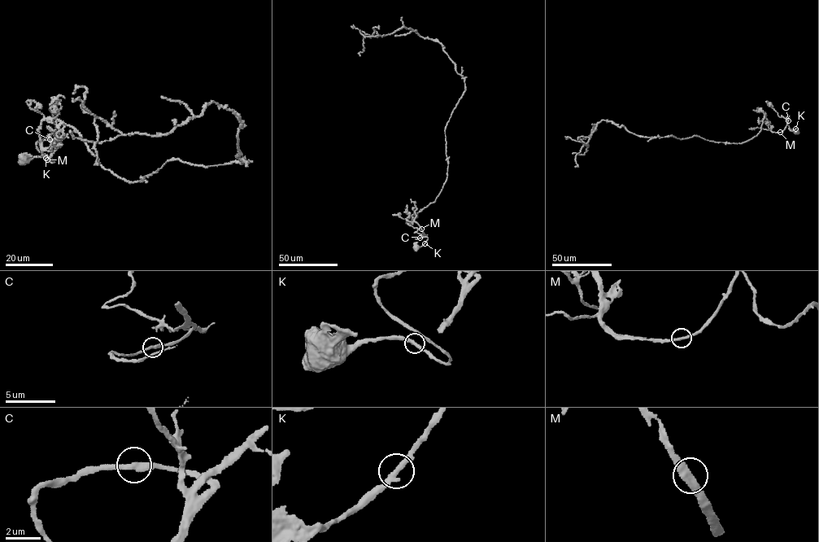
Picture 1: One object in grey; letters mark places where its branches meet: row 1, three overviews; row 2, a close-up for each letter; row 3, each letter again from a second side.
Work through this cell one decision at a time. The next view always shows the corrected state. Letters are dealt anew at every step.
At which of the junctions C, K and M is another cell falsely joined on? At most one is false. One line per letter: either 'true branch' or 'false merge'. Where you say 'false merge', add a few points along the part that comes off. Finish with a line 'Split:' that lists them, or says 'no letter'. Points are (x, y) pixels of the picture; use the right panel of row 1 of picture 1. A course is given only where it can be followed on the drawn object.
C: true branch
K: true branch
M: true branch
Split: no letter

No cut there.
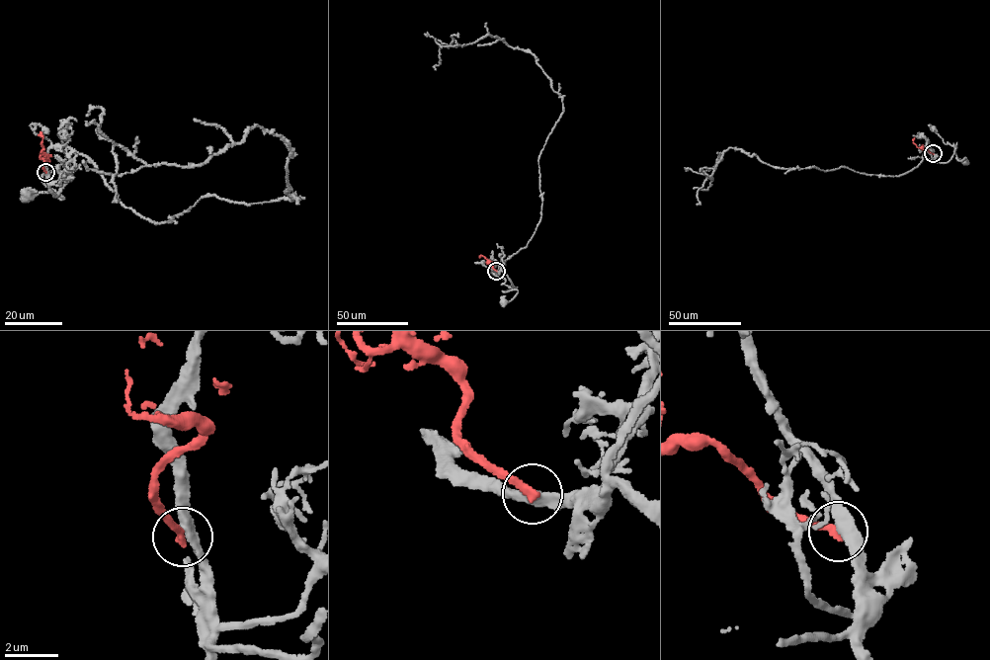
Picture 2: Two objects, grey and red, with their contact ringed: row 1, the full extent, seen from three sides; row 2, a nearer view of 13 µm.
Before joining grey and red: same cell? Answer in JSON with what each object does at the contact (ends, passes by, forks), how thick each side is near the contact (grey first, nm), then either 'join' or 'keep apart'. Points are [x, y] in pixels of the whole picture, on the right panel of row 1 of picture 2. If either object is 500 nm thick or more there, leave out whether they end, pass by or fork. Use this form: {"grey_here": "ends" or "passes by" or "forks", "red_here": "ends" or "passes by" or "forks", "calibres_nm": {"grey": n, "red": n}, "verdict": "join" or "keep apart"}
{"grey_here": "passes by", "red_here": "ends", "calibres_nm": {"grey": 400, "red": 320}, "verdict": "keep apart"}

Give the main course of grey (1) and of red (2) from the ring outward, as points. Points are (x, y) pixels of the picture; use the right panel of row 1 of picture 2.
1: (933, 153), (937, 162), (947, 162), (956, 147), (957, 159), (961, 161), (964, 157), (964, 161)
2: (933, 153), (917, 146), (914, 137)

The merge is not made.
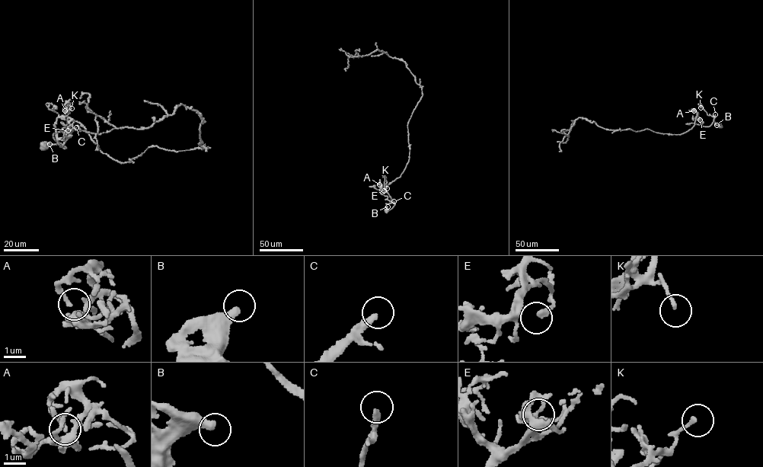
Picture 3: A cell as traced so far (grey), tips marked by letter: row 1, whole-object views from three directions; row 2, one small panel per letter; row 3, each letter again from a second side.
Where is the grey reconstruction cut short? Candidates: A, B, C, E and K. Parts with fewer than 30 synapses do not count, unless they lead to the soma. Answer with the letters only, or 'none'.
C

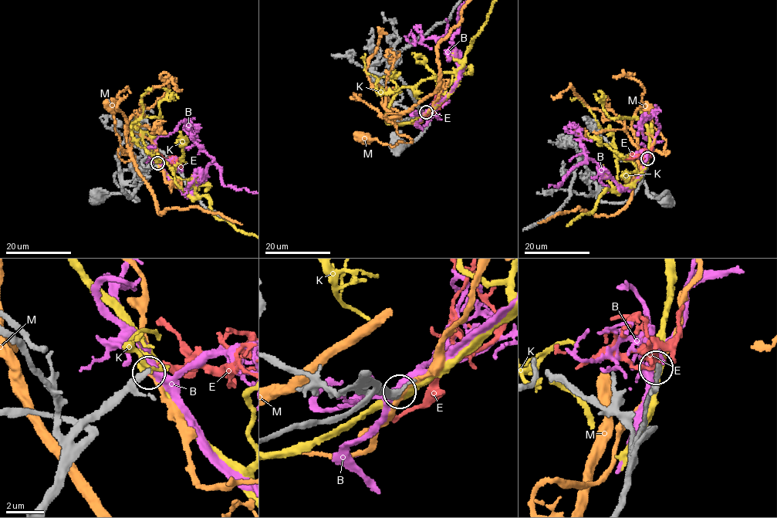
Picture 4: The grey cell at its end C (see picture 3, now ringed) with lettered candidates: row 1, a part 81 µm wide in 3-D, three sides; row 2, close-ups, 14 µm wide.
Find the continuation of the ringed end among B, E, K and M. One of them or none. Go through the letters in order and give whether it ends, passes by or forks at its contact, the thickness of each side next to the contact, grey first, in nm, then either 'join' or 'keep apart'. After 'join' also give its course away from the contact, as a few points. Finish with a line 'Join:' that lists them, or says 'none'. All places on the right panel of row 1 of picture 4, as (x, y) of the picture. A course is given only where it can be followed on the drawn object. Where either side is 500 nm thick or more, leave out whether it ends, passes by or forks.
B: it passes by; calibres 300 and 440 nm; keep apart
E: it ends; calibres 320 and 240 nm; join; course (647, 157), (645, 153), (630, 153), (631, 155)
K: it passes by; calibres 320 and 420 nm; keep apart
M: it passes by; calibres 320 and 240 nm; keep apart
Join: E

